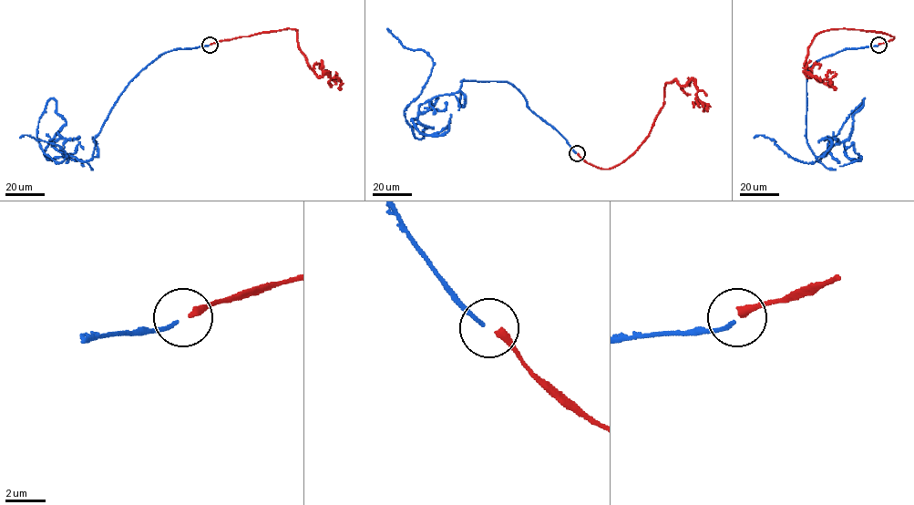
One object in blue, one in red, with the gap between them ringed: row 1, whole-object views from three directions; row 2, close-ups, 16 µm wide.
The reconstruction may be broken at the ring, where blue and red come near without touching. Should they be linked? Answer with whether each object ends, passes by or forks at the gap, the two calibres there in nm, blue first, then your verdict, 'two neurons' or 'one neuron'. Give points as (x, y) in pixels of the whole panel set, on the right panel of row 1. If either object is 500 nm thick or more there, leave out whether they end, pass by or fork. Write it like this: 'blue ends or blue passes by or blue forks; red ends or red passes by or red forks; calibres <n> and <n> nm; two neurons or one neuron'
blue ends; red ends; calibres 190 and 360 nm; two neurons

